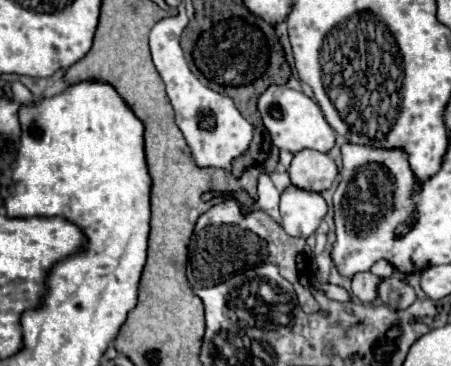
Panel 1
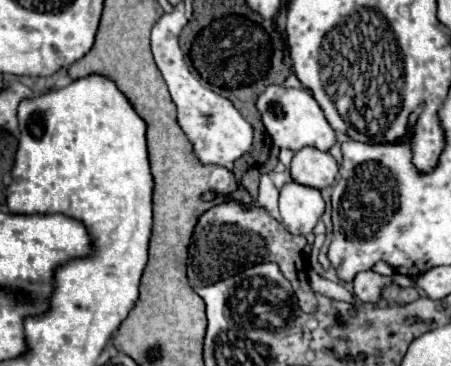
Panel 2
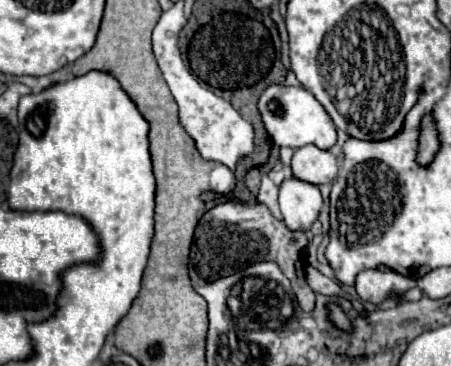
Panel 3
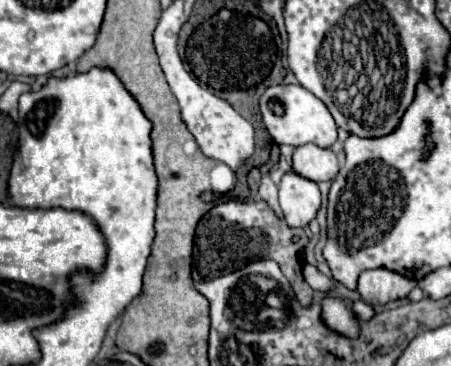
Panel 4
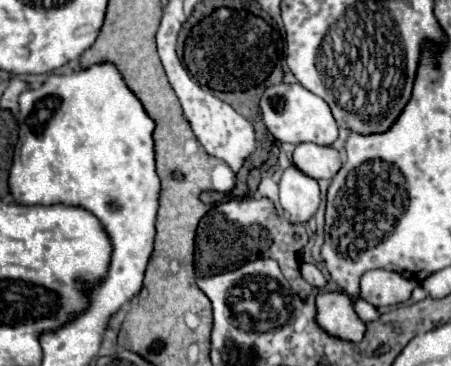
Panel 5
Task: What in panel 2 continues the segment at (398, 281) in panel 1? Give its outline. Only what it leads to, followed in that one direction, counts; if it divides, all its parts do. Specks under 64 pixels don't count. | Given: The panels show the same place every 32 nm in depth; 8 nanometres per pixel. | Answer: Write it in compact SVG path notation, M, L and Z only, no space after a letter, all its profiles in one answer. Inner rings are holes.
M390 286L384 290L384 300L388 300L390 304L408 304L414 302L418 298L418 290L416 288L398 288L398 286Z

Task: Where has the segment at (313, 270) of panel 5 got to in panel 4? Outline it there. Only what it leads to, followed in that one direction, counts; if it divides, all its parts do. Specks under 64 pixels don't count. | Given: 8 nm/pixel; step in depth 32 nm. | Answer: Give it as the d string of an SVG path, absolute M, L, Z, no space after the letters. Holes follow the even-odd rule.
M306 264L304 270L302 270L302 274L304 274L304 280L306 280L314 290L328 292L328 290L332 288L332 280L326 278L326 276L324 276L316 266L312 266L312 264Z

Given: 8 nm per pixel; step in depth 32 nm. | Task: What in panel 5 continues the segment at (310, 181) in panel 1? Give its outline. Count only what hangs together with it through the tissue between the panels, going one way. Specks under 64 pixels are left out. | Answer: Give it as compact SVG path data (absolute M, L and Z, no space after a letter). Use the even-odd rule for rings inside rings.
M302 142L294 150L294 164L308 176L320 180L320 178L332 178L340 166L342 158L340 152L332 146L320 146L312 142Z

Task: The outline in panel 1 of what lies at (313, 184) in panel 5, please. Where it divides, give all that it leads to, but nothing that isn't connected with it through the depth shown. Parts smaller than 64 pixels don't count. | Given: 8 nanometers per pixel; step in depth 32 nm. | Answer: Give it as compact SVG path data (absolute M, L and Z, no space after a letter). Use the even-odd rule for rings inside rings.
M288 186L280 196L282 226L290 236L308 238L326 214L326 202L320 192L304 192L304 188Z

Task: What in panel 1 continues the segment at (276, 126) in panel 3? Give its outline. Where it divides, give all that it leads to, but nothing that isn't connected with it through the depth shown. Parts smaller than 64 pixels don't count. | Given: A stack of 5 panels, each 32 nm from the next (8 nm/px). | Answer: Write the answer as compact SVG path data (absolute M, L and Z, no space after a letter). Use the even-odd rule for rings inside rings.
M268 86L268 90L258 98L258 110L262 114L266 130L272 136L272 144L280 150L300 152L302 148L312 148L318 152L328 152L334 146L336 134L324 120L320 106L304 92L290 90L286 86Z

